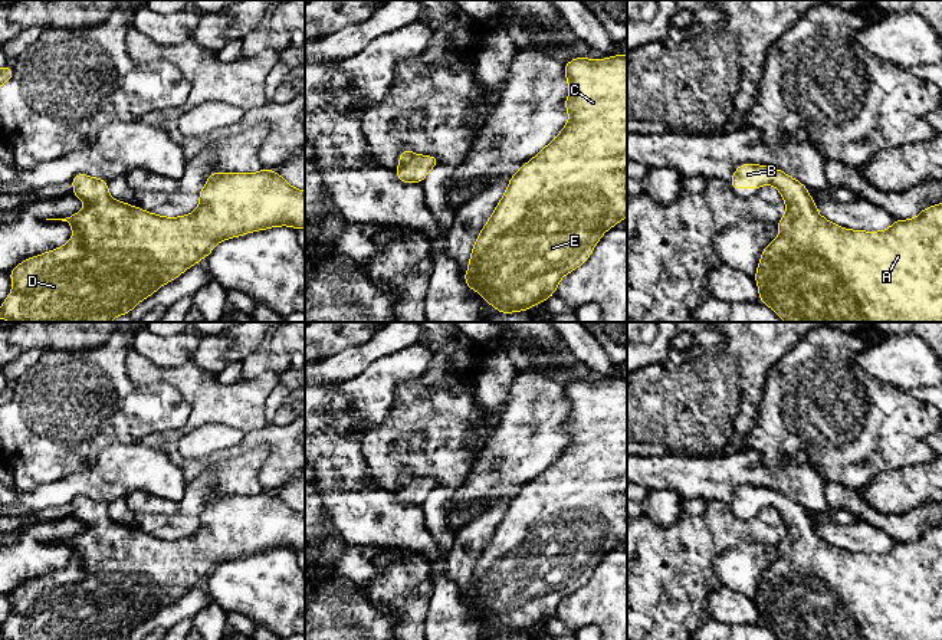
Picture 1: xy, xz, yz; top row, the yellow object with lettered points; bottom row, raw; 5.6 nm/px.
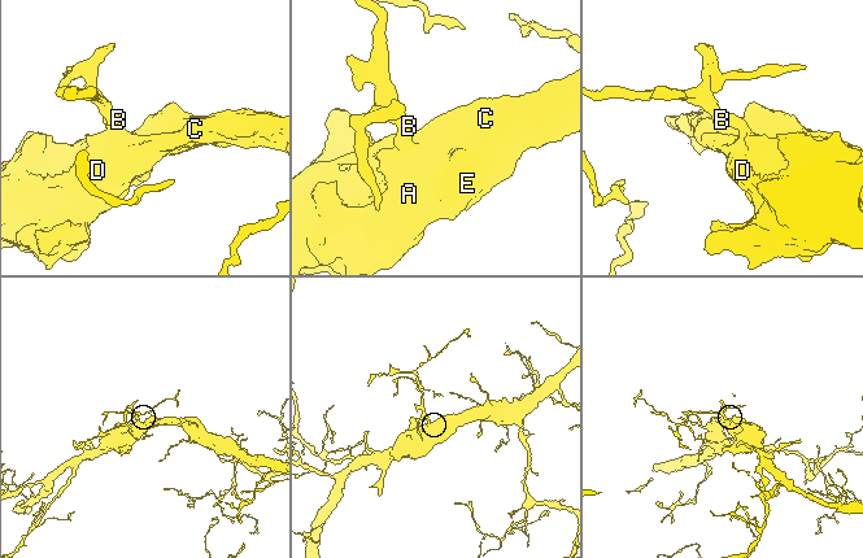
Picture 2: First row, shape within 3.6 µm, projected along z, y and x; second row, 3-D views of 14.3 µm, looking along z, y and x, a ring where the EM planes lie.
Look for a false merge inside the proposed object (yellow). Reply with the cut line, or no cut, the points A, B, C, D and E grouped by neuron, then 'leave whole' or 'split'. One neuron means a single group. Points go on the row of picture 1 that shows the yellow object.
cut none; groups A B C D E; leave whole

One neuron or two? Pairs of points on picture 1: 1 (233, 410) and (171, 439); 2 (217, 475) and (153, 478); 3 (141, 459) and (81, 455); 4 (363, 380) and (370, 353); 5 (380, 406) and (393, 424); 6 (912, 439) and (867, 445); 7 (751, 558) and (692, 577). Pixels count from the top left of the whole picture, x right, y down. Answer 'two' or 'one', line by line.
1: one
2: two
3: two
4: two
5: two
6: one
7: two

